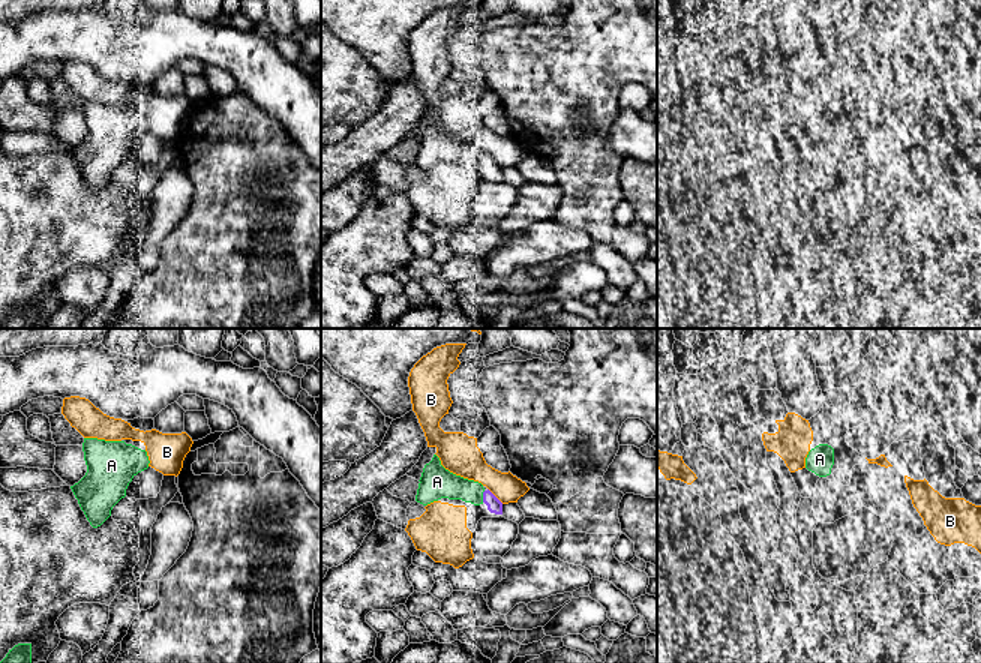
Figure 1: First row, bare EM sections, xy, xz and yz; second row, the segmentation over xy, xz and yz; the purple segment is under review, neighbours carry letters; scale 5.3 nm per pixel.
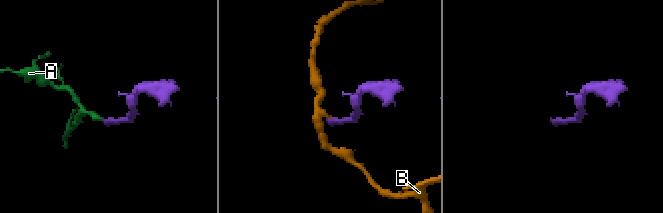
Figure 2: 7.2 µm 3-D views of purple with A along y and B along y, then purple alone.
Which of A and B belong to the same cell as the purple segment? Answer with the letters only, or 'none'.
A

